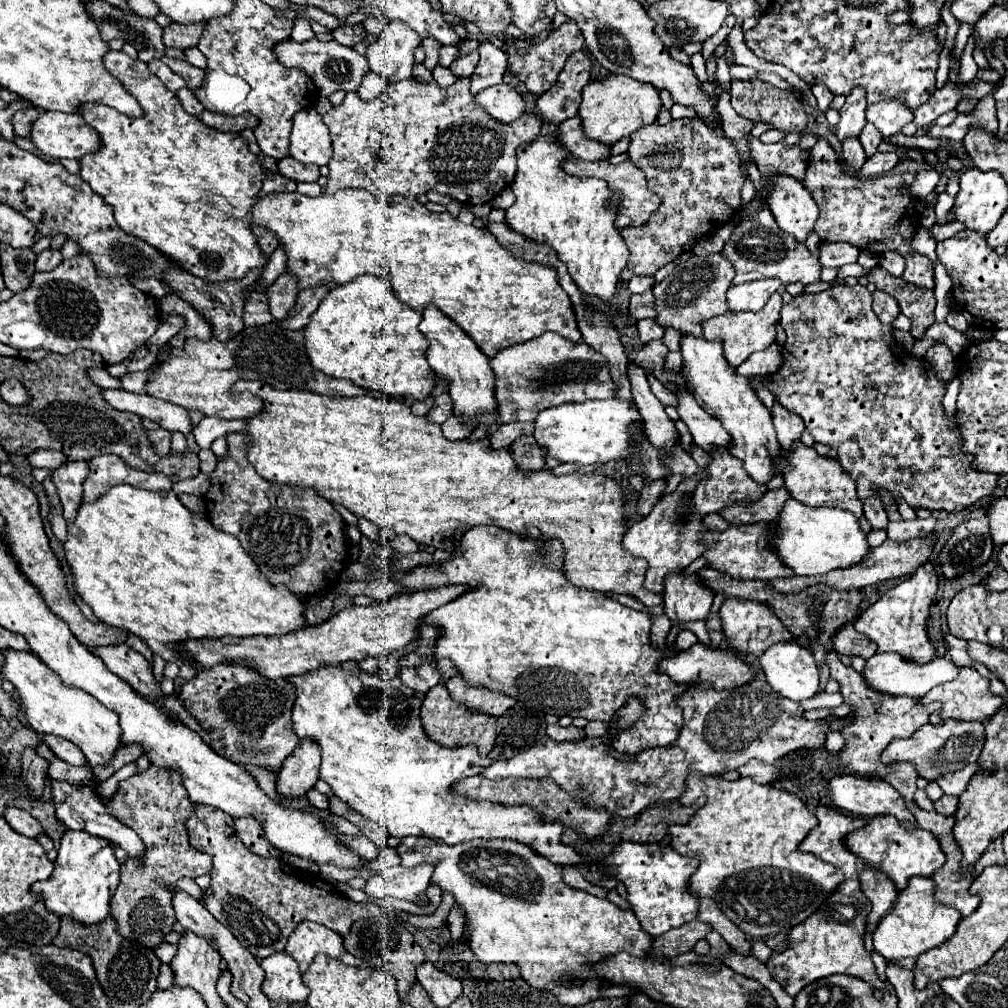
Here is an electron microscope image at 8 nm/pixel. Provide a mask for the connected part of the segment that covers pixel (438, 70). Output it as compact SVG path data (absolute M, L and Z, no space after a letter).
M436 64L436 68L432 70L432 74L434 74L434 80L436 80L440 86L452 86L452 84L456 82L456 76L452 74L452 70L450 70L450 68L444 68L444 66L440 66L440 64Z

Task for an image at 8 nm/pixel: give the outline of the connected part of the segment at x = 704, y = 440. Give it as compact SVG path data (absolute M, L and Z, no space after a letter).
M680 390L676 392L678 396L678 414L680 420L688 426L694 444L706 452L710 452L710 448L728 448L732 444L732 436L722 428L720 420L716 420L714 416L710 416L700 404L696 404L694 396L688 390Z

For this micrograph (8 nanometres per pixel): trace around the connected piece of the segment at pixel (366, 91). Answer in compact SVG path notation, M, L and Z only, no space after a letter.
M368 72L368 76L364 76L364 80L362 80L362 84L360 84L360 88L358 88L358 96L362 98L362 100L376 100L382 92L384 92L384 88L386 88L386 80L380 76L380 74L376 74L376 72Z

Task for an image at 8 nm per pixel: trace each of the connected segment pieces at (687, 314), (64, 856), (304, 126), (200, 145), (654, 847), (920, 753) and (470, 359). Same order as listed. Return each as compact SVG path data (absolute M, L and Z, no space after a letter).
M722 252L704 256L704 258L688 256L686 262L678 262L672 274L668 274L660 284L654 286L658 322L664 328L670 326L670 328L676 328L678 332L704 336L702 322L730 310L726 302L726 292L732 286L734 274L736 272L734 272L732 262Z
M66 830L60 840L54 872L48 880L32 884L32 892L40 894L44 904L58 916L72 916L82 924L96 924L110 914L110 898L120 880L120 864L108 840L90 836L84 830Z
M314 108L297 112L293 118L290 156L302 164L324 166L332 158L330 132Z
M112 50L104 64L146 112L144 118L128 118L98 104L80 108L102 138L102 148L80 160L82 180L112 206L118 226L208 282L240 280L250 270L266 266L268 258L250 228L250 206L262 192L264 168L248 150L248 142L240 134L208 128L188 114L176 92L152 76L142 60Z
M620 842L602 864L616 868L616 880L626 886L628 902L632 912L640 920L640 926L650 936L660 936L670 928L678 928L698 914L698 900L690 892L688 882L692 872L698 868L698 860L678 854L670 846L660 844L636 844L636 842Z
M948 720L944 726L932 726L926 724L910 738L896 738L888 744L888 748L880 754L880 762L884 766L894 766L900 762L910 762L920 778L926 778L928 782L938 780L940 776L948 772L962 770L968 764L974 764L982 752L984 746L984 724L982 722L958 722Z
M426 304L424 320L420 322L420 332L430 342L426 358L434 370L436 376L450 380L450 396L454 400L454 416L478 416L480 412L496 412L494 406L494 374L490 368L490 360L480 352L474 340L466 336L466 332L460 332L460 328L434 304Z

